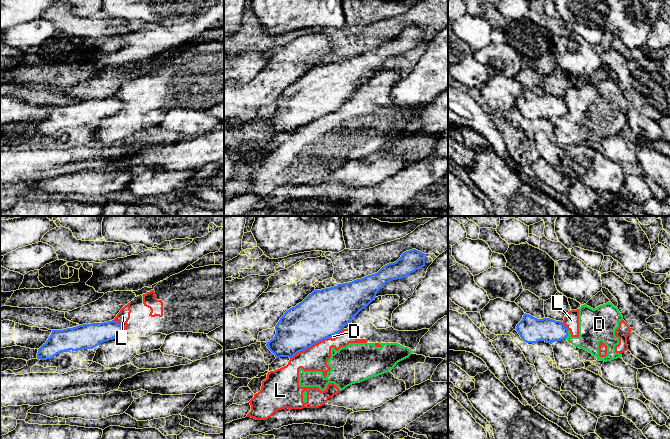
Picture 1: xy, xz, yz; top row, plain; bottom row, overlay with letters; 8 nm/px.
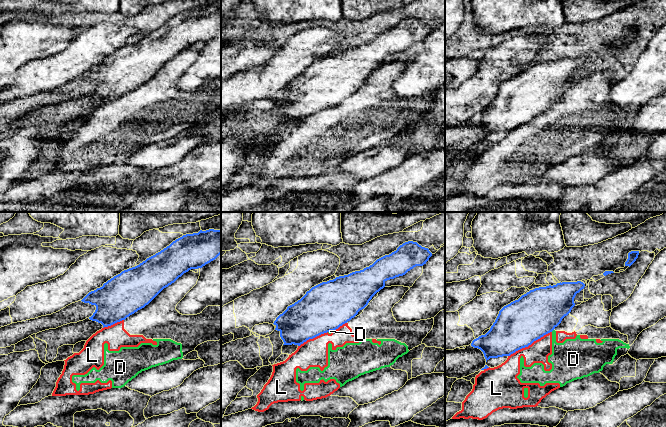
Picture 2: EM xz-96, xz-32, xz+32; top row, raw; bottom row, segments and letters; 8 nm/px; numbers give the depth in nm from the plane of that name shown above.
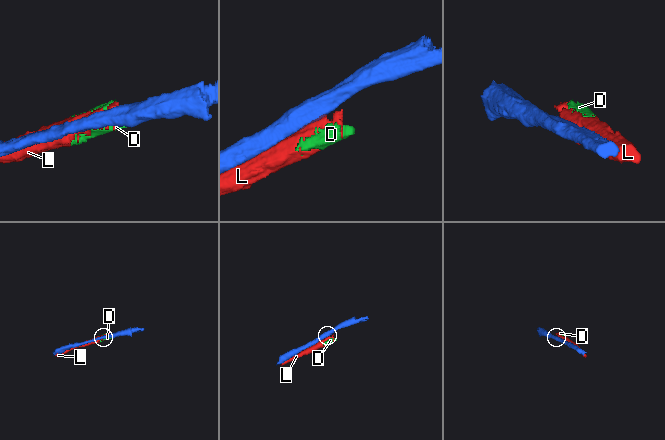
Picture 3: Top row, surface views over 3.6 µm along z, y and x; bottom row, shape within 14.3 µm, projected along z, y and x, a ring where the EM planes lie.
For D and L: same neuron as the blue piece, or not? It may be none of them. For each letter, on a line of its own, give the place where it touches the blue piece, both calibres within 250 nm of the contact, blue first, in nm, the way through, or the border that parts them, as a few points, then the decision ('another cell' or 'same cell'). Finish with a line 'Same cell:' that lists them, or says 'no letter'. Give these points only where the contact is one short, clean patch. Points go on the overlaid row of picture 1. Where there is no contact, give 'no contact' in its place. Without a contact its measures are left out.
D: yz (567, 334) | 190/260 nm | another cell
L: xz (310, 346) | 360/200 nm | another cell
Same cell: no letter

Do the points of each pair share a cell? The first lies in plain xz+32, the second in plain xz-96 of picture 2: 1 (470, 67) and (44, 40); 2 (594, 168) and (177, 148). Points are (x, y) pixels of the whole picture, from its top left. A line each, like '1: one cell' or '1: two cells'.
1: one cell
2: one cell

